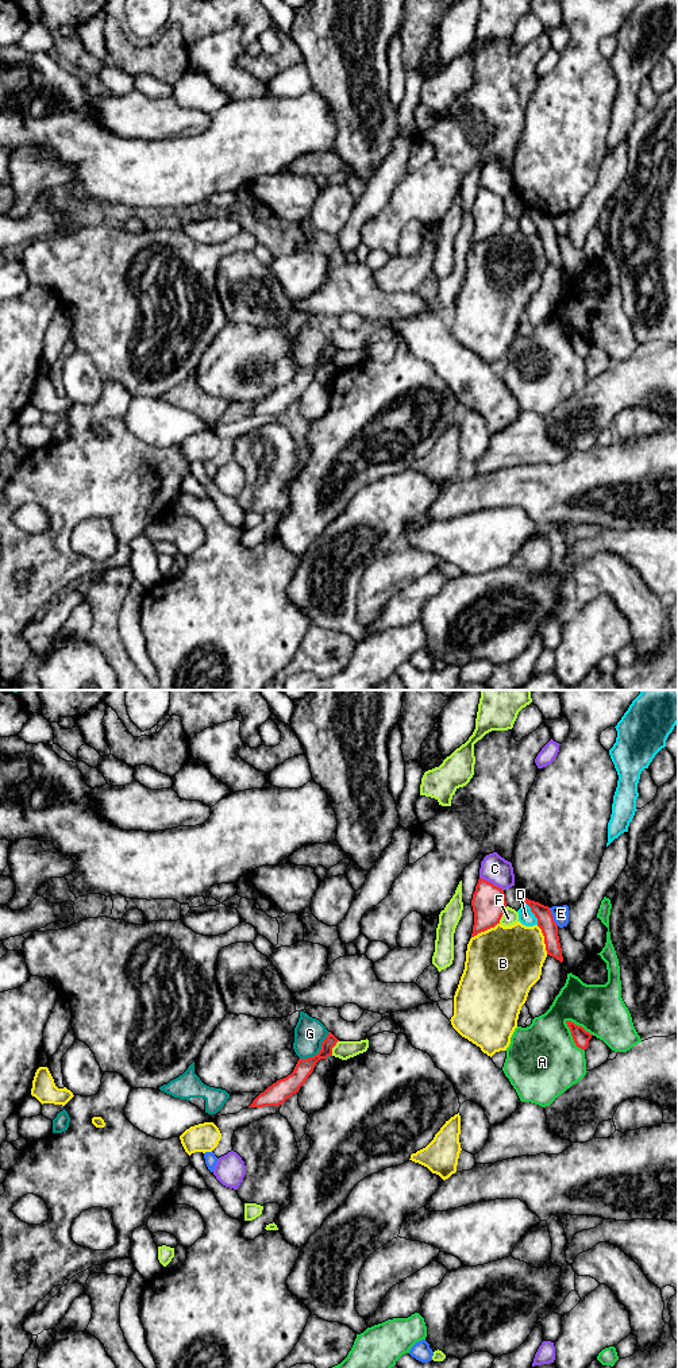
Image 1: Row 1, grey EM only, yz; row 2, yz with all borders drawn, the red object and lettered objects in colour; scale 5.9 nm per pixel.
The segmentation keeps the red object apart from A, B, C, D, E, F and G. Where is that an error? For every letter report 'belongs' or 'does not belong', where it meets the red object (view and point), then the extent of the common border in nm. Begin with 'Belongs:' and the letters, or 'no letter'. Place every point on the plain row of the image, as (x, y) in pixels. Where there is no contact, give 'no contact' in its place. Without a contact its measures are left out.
Belongs: no letter
A: does not belong; meets red in yz at (571, 343); contact 220 nm long
B: does not belong; meets red in yz at (544, 249); contact 190 nm long
C: does not belong; meets red in yz at (492, 192); contact 170 nm long
D: does not belong; meets red in yz at (532, 220); contact 170 nm long
E: does not belong; meets red in yz at (553, 226); contact 130 nm long
F: does not belong; meets red in yz at (503, 222); contact 120 nm long
G: does not belong; meets red in yz at (319, 359); contact 240 nm long

